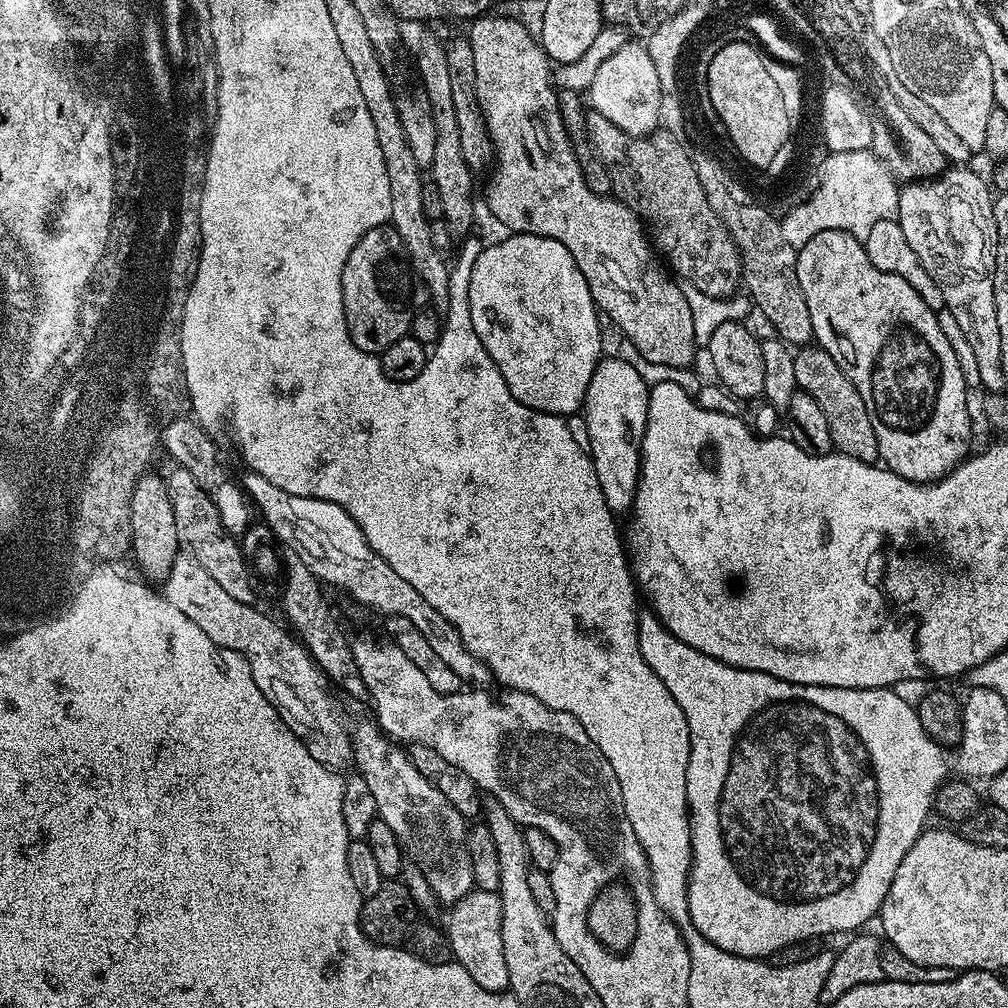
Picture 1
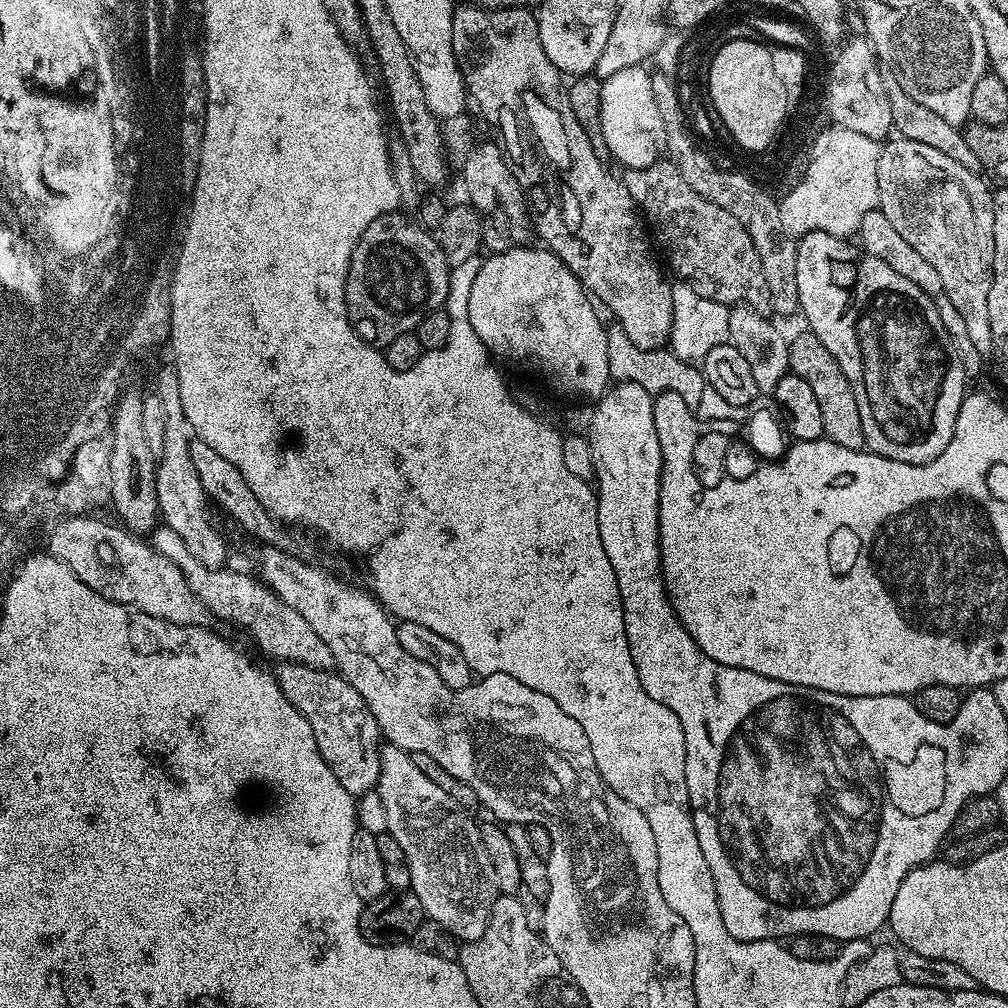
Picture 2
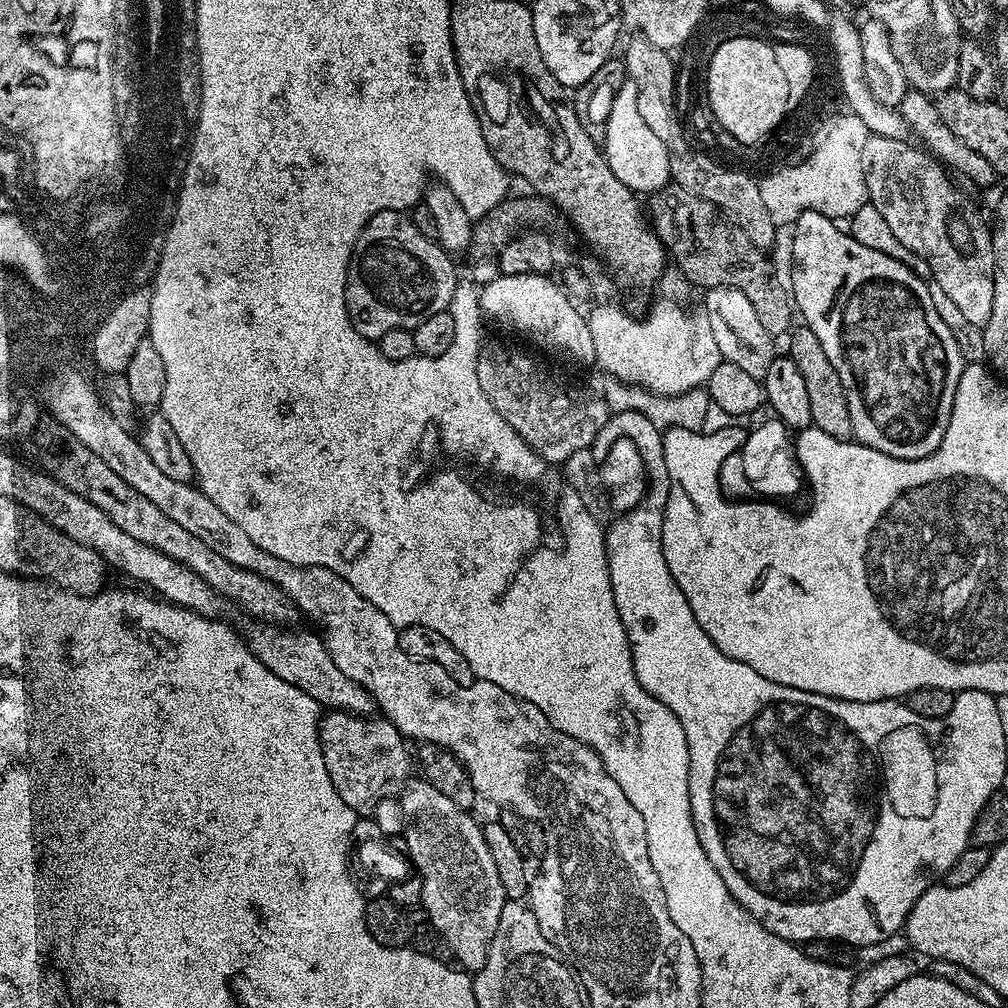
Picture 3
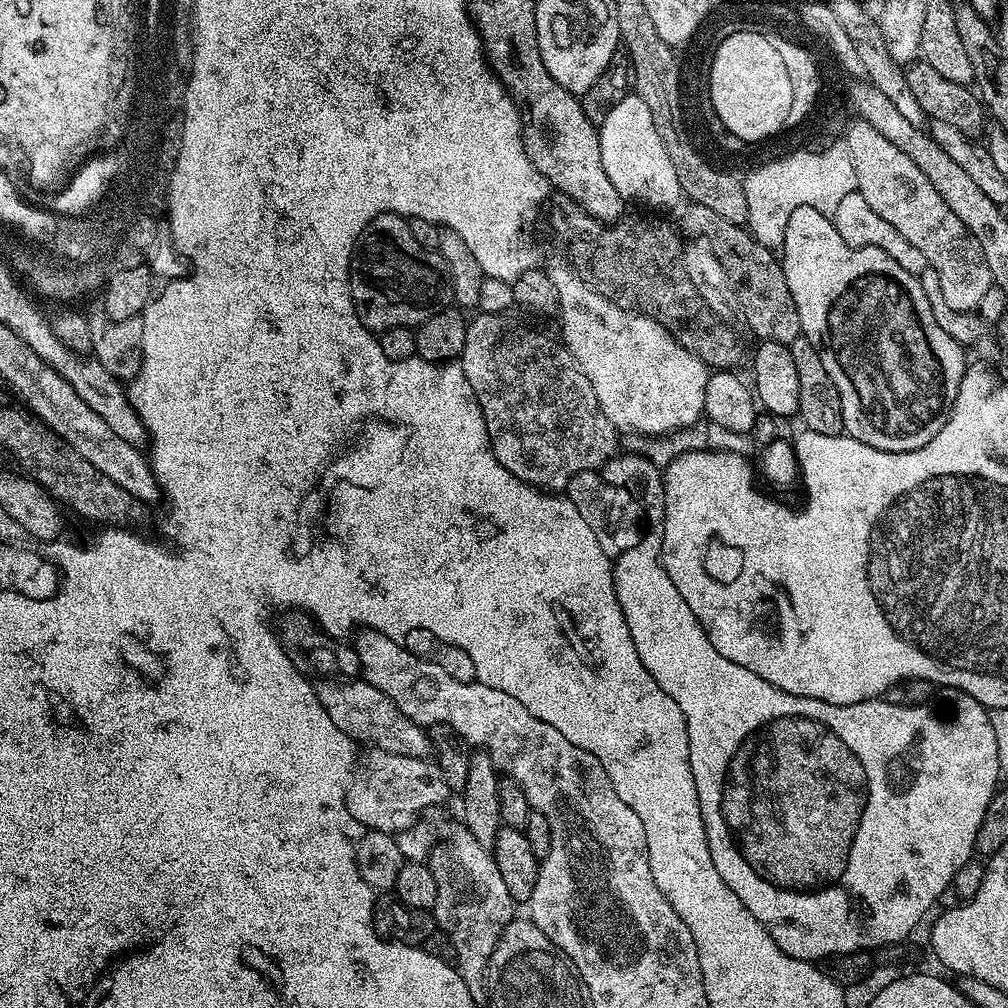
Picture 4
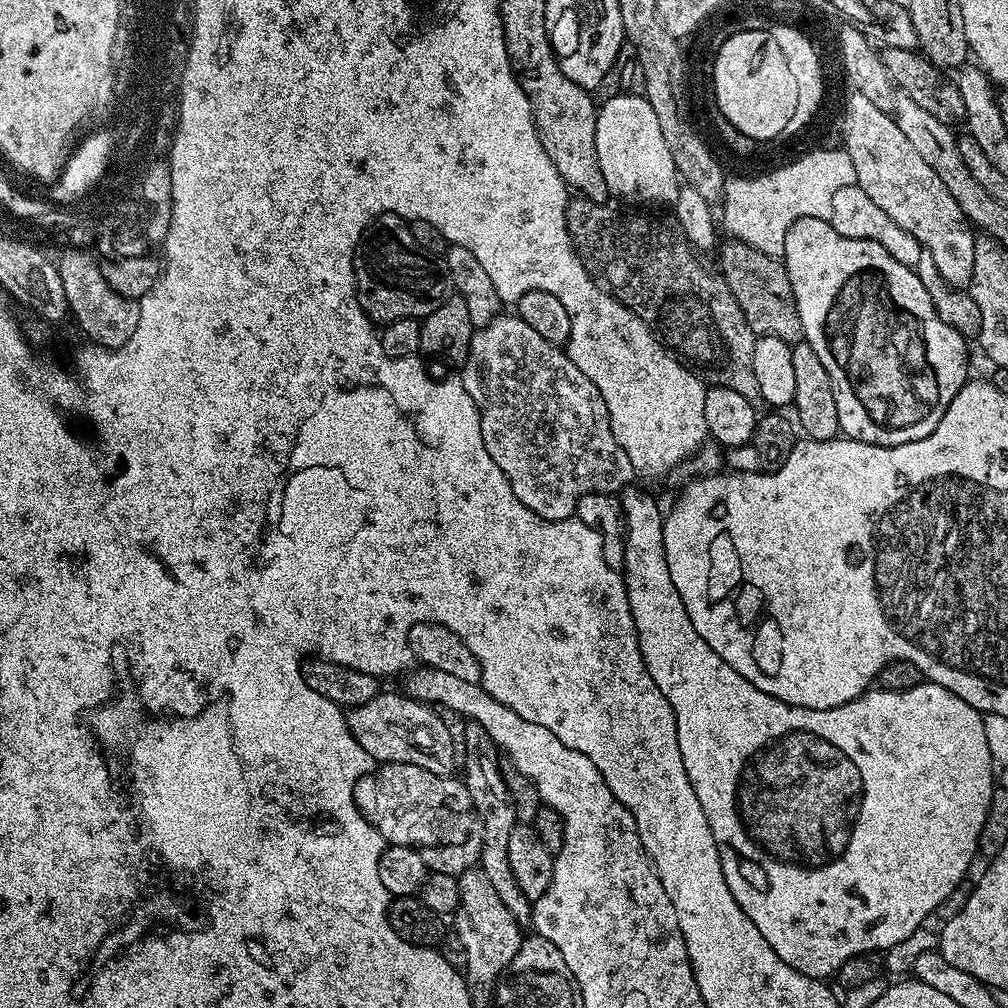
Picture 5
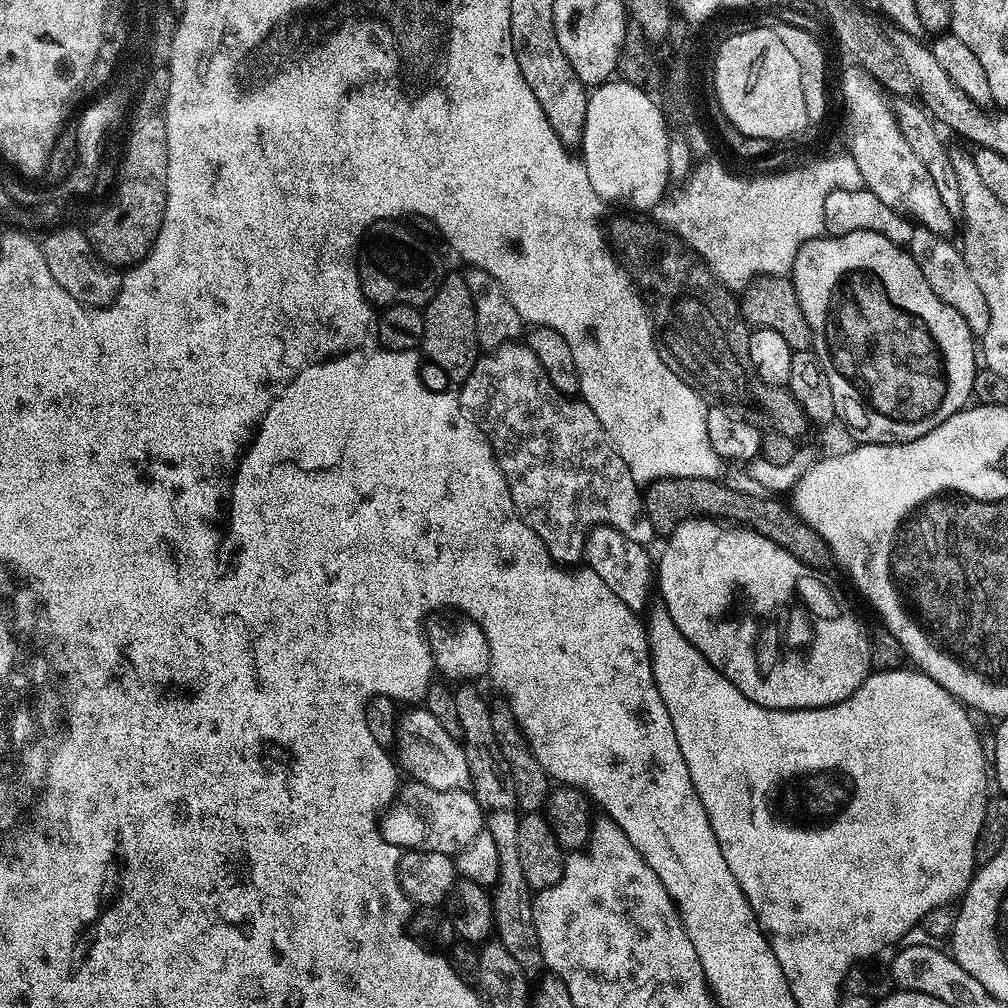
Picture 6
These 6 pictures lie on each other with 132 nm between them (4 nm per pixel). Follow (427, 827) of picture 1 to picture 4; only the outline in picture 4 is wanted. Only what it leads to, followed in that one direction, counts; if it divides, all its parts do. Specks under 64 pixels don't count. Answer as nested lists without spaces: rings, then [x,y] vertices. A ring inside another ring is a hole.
[[[457,826],[449,834],[448,845],[441,852],[431,853],[430,867],[438,886],[434,909],[437,929],[445,932],[454,946],[454,964],[460,979],[466,982],[469,996],[477,1002],[483,1001],[488,963],[498,946],[502,930],[506,930],[514,918],[513,913],[508,913],[513,910],[514,902],[504,900],[506,886],[502,883],[502,874],[496,872],[491,851],[463,826]]]

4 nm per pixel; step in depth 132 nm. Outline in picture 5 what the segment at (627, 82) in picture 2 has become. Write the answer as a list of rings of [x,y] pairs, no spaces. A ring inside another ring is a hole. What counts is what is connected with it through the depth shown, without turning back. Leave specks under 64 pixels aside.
[[[621,94],[603,101],[596,113],[596,149],[602,178],[606,178],[606,186],[613,197],[621,196],[622,199],[633,200],[636,204],[672,206],[679,196],[682,181],[674,166],[674,158],[670,158],[670,146],[666,146],[666,138],[662,138],[662,126],[658,126],[654,106],[650,106],[643,95],[628,95]]]

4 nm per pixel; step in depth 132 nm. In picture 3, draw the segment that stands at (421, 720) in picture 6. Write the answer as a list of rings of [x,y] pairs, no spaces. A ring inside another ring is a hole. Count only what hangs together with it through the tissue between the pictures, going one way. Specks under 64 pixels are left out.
[[[256,622],[253,628],[246,632],[246,640],[253,654],[282,682],[290,682],[290,686],[298,686],[310,698],[319,702],[321,709],[337,712],[350,712],[354,716],[371,717],[374,712],[372,696],[354,678],[346,678],[342,670],[334,664],[334,658],[328,653],[328,647],[319,635],[310,636],[296,630],[285,630],[275,624]]]

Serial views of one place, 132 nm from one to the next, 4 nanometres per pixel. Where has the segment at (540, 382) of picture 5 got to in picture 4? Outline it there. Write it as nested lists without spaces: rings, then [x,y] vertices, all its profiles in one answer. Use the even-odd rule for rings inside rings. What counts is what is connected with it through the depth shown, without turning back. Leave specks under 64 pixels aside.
[[[484,312],[468,320],[466,346],[458,367],[466,374],[466,382],[470,382],[470,390],[478,398],[496,461],[533,488],[567,489],[578,473],[603,469],[617,455],[618,429],[607,420],[590,379],[559,339],[551,340],[508,316]]]

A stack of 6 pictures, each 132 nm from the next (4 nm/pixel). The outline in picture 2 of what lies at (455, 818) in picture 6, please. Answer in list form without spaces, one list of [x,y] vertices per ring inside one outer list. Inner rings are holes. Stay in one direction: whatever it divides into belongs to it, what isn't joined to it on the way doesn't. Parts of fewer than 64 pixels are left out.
[[[291,662],[281,663],[277,668],[280,669],[275,669],[274,675],[282,694],[286,694],[302,718],[310,722],[310,730],[314,730],[314,742],[318,742],[324,767],[338,778],[342,790],[352,796],[359,798],[373,791],[379,782],[382,737],[378,722],[374,722],[374,714],[370,714],[370,706],[366,706],[362,694],[358,694],[358,690],[354,690],[354,686],[336,670]]]

